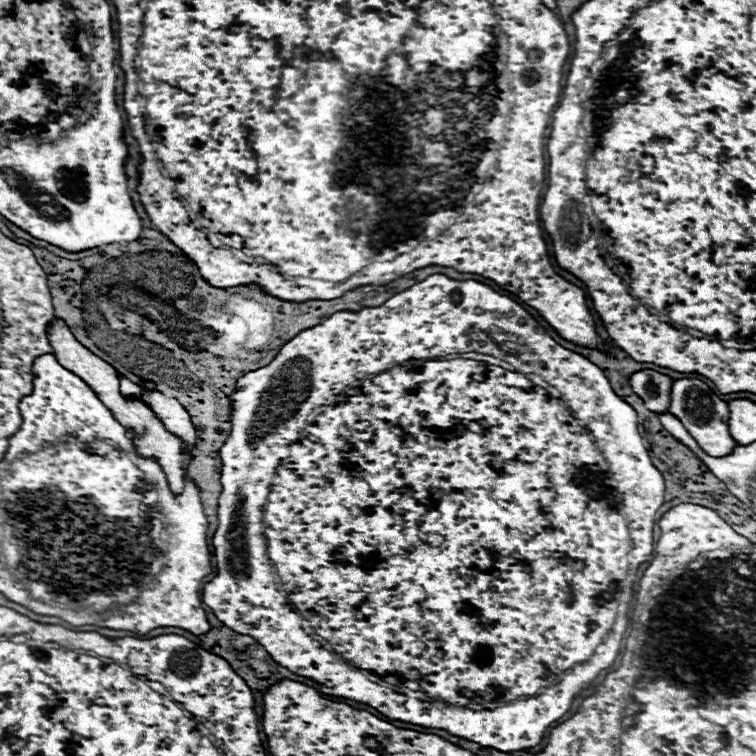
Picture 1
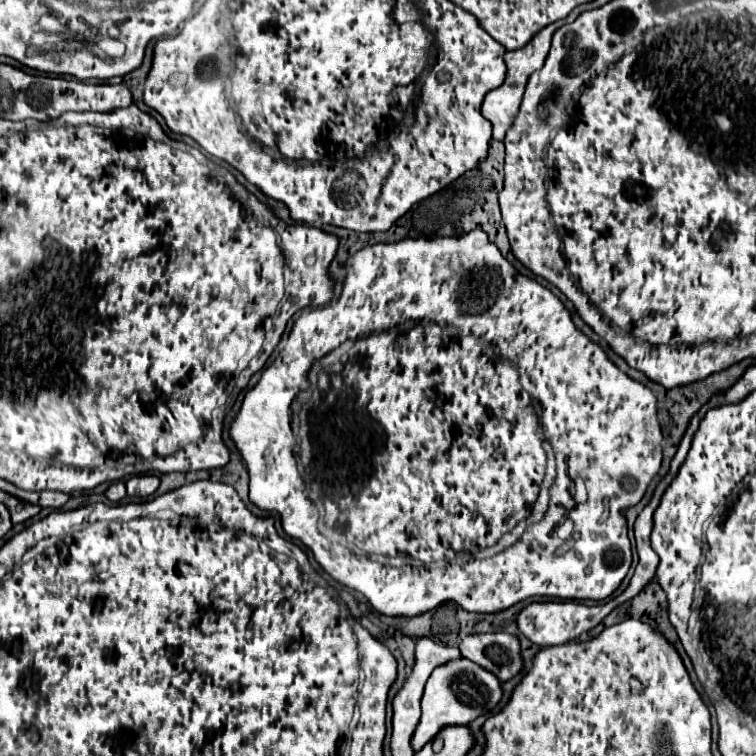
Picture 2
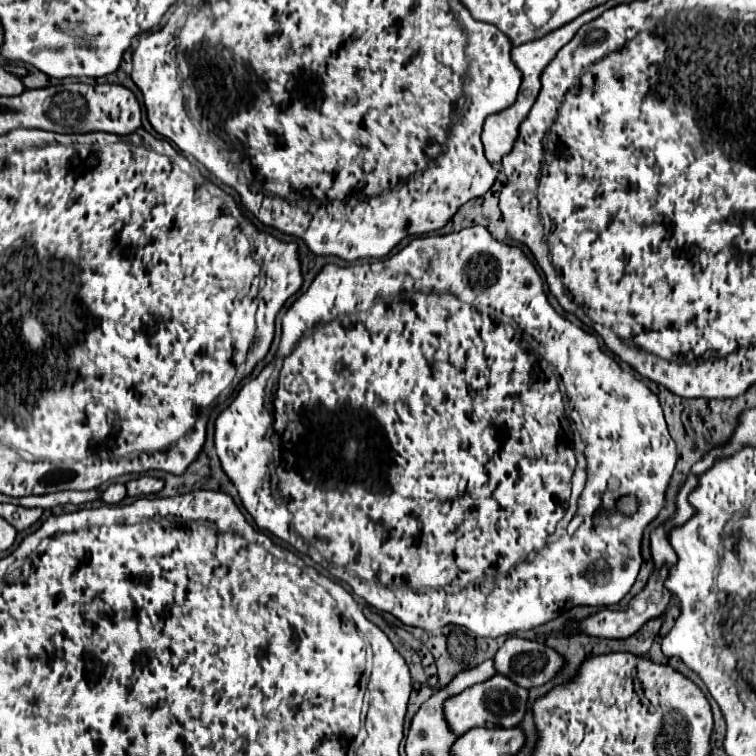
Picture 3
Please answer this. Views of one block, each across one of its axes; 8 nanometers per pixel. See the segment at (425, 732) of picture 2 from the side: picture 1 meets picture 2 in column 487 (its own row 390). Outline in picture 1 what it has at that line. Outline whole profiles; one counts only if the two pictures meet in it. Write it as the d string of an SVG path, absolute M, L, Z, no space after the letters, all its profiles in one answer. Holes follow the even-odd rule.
M698 378L674 380L670 388L670 412L674 412L674 416L682 420L686 430L710 456L724 456L732 452L734 438L728 432L728 404L720 400L720 396L702 380Z

